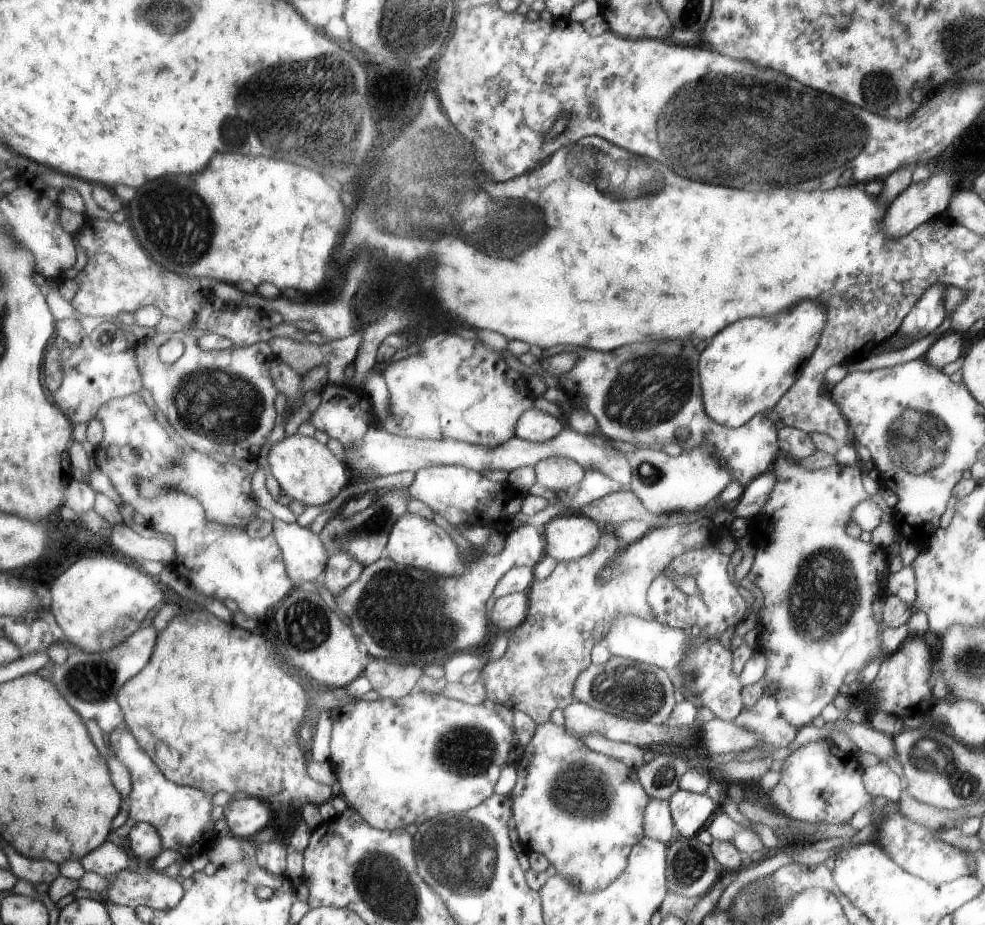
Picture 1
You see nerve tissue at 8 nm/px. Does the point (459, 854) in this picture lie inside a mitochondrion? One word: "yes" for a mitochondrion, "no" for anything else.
yes

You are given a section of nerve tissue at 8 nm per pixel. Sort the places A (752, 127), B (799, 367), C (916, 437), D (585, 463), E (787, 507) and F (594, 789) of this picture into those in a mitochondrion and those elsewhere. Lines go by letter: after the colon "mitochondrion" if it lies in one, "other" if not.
A: mitochondrion
B: other
C: mitochondrion
D: other
E: other
F: mitochondrion

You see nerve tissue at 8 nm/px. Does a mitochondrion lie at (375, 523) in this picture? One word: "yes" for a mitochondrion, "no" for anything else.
yes

